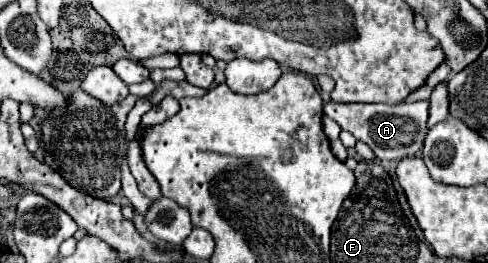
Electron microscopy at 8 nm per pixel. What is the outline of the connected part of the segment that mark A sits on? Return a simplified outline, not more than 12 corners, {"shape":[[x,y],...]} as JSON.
{"shape":[[429,100],[337,104],[325,114],[379,160],[415,156]]}

